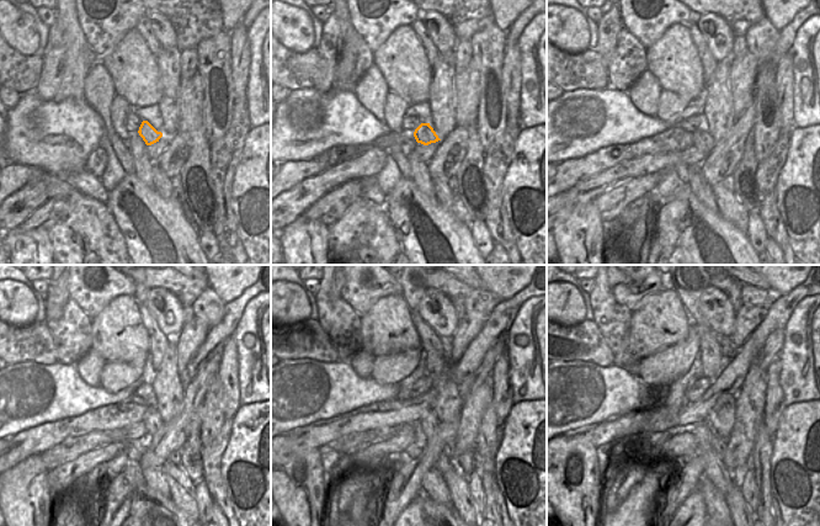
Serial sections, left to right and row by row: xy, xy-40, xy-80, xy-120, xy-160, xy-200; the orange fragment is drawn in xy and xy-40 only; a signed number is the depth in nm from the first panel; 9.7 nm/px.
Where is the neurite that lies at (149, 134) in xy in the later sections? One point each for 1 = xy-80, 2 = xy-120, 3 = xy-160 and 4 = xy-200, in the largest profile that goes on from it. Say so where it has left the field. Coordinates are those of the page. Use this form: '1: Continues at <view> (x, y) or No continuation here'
1: Continues at xy-80 (703, 141)
2: Continues at xy-120 (152, 419)
3: Continues at xy-160 (429, 423)
4: Continues at xy-200 (715, 471).

